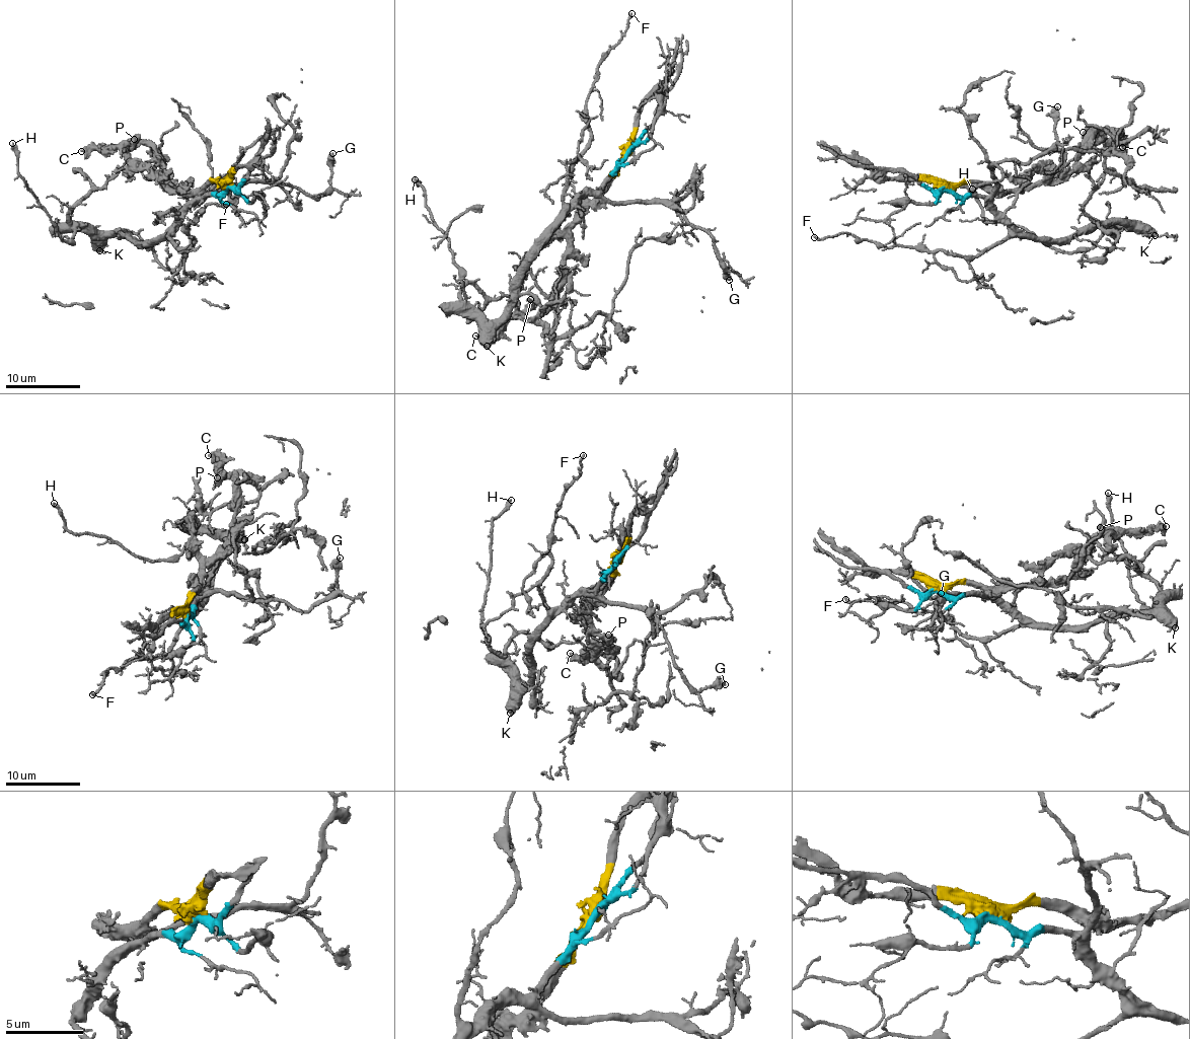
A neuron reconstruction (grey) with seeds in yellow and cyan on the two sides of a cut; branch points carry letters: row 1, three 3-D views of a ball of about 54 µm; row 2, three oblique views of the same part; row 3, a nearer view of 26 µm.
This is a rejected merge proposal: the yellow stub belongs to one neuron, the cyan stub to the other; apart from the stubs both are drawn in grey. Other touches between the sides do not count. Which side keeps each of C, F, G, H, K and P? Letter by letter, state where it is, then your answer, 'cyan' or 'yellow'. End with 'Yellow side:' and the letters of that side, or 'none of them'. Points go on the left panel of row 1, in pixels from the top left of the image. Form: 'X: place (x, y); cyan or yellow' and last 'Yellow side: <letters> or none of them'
C: place (81, 151); yellow
F: place (226, 204); cyan
G: place (332, 153); cyan
H: place (12, 143); cyan
K: place (99, 250); cyan
P: place (134, 139); yellow
Yellow side: C, P

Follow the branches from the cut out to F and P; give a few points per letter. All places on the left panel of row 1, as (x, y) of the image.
F: (227, 186), (222, 195), (194, 202), (170, 240), (180, 248), (194, 242), (188, 225), (198, 210), (227, 203)
P: (227, 186), (219, 180), (182, 195), (170, 191), (156, 151), (143, 143), (128, 145), (134, 138)

